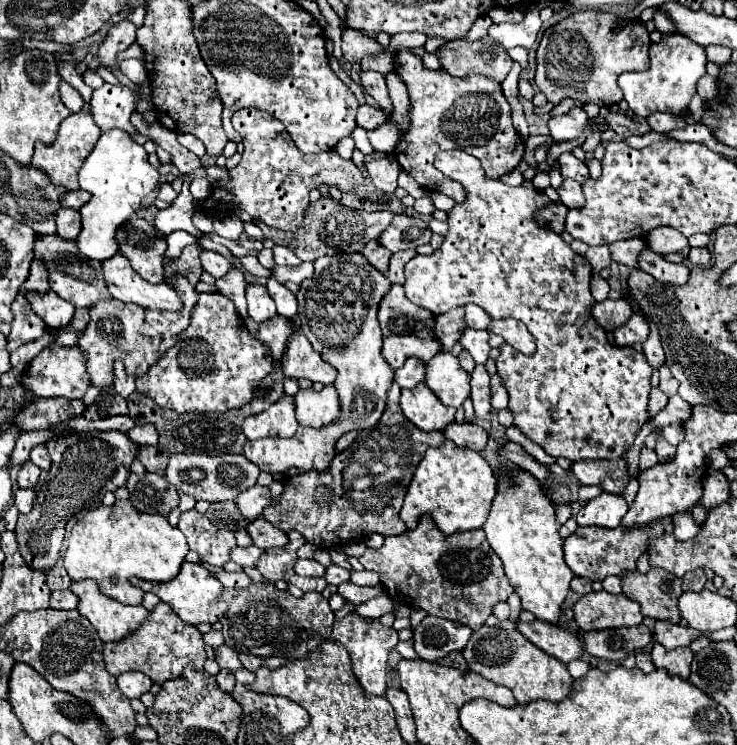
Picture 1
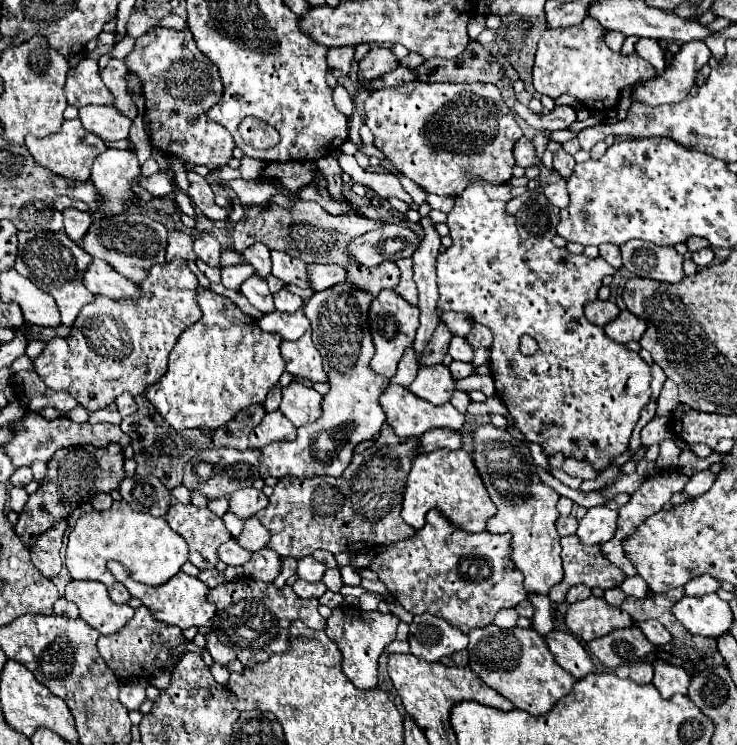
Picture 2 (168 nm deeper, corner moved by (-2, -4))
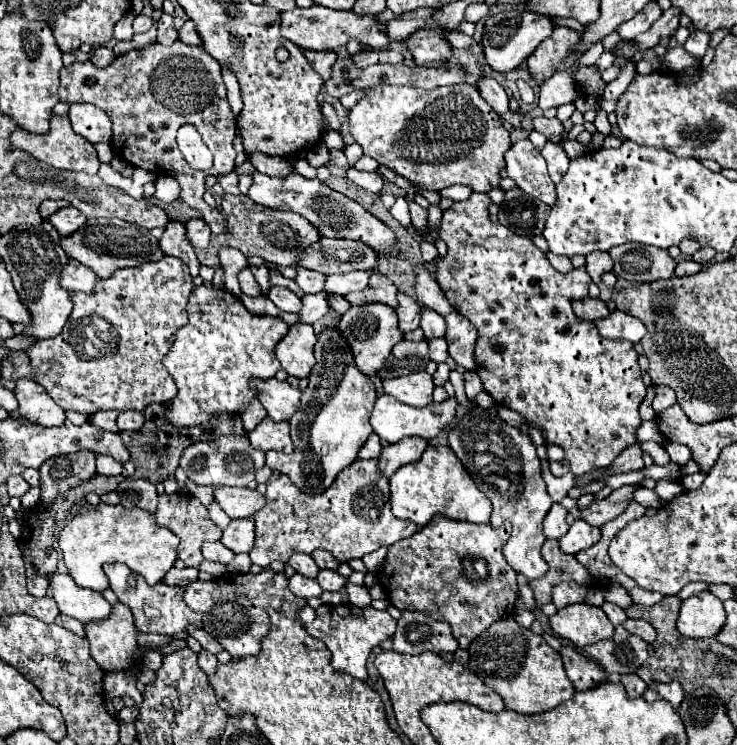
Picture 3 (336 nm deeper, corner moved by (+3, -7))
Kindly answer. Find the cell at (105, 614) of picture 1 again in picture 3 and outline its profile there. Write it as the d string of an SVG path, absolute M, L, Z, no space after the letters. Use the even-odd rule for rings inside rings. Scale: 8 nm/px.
M54 574L50 588L60 612L80 620L84 626L108 620L112 614L112 604L100 592L80 588L68 574Z

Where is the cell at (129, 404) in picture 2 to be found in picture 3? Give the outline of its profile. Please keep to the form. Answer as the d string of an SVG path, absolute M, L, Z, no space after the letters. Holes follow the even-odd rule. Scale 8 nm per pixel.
M124 410L118 414L116 424L120 430L140 430L144 424L144 416L142 412L136 412L136 410Z

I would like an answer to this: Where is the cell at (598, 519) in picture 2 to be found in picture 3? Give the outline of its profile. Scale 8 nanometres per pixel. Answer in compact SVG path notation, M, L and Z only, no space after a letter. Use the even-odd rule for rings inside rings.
M578 518L566 536L560 538L560 548L566 554L578 554L580 550L590 548L592 544L596 544L600 540L600 528L590 526L586 520Z

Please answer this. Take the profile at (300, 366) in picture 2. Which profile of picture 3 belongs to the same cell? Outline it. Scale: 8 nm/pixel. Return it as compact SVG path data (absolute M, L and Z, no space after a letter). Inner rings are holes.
M296 324L290 326L288 334L276 346L276 358L280 360L282 368L296 378L308 378L310 370L314 368L316 360L312 354L316 336L312 326Z

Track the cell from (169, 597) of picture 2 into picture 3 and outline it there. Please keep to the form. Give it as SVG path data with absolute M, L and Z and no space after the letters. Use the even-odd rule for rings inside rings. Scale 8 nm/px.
M106 564L104 572L110 580L110 588L116 592L118 600L126 606L132 608L134 618L136 618L136 628L140 632L154 632L154 634L178 634L184 632L188 624L200 624L202 614L194 612L192 608L186 606L186 602L182 600L184 596L184 586L168 586L164 582L158 582L154 586L148 586L146 580L142 580L142 576L134 576L136 584L130 586L128 578L130 578L130 568L126 564Z

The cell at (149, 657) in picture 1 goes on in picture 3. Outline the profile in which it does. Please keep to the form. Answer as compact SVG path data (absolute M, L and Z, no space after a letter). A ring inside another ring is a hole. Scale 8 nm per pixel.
M120 602L114 606L114 616L110 616L110 620L86 628L90 654L104 672L124 672L136 666L132 658L138 650L136 634L132 610Z

